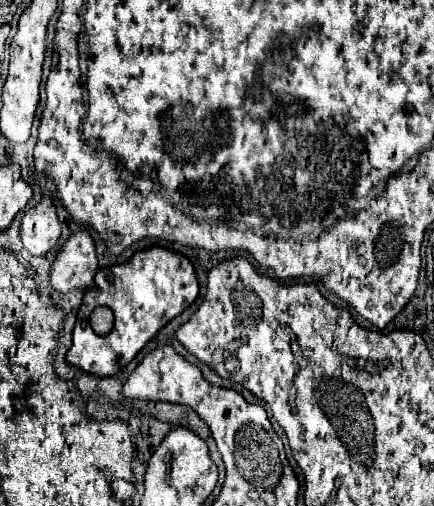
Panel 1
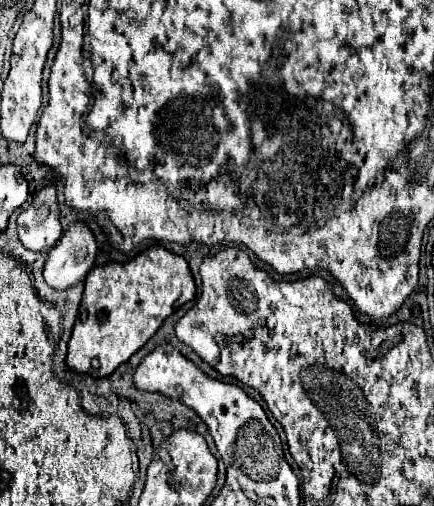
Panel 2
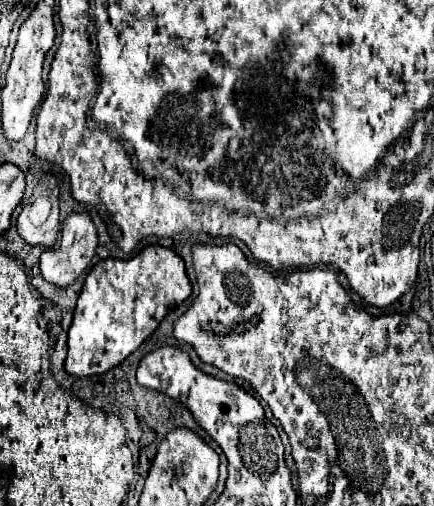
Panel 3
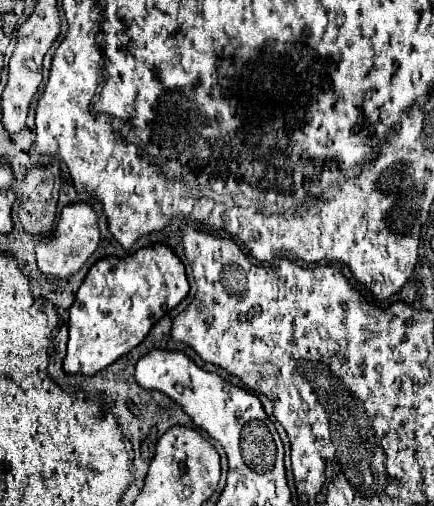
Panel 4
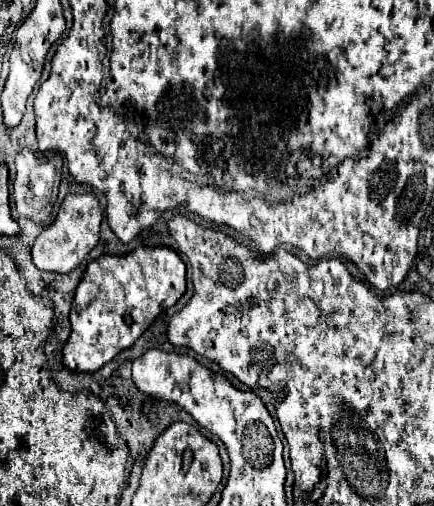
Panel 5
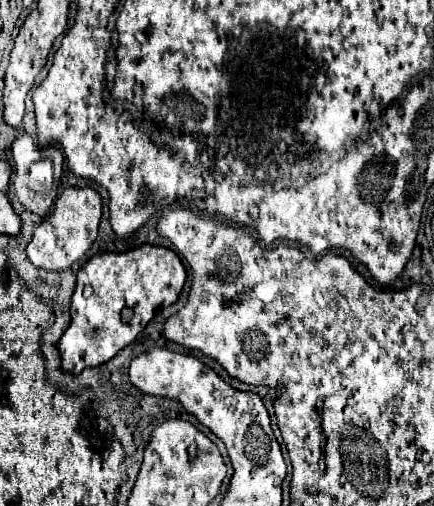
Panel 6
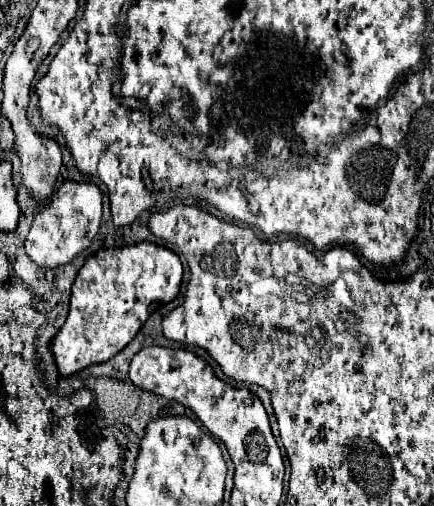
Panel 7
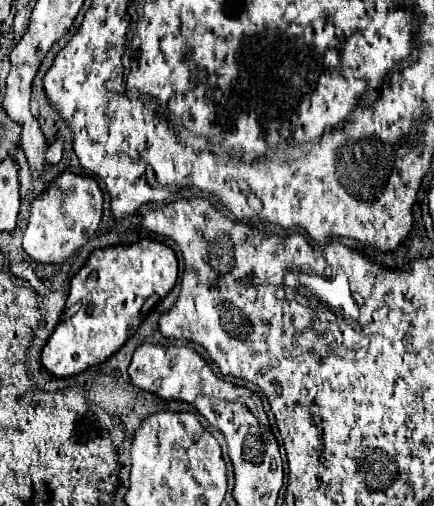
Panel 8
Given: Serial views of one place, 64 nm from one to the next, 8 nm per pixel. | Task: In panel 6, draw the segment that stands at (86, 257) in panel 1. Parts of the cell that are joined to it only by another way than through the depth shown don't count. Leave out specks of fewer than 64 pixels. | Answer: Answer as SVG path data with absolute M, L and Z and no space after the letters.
M90 186L66 188L56 198L54 210L34 228L32 240L26 246L26 254L28 254L30 262L36 268L56 270L56 272L70 268L76 260L80 260L86 254L86 250L96 240L100 218L102 218L102 202L94 188L90 188Z

